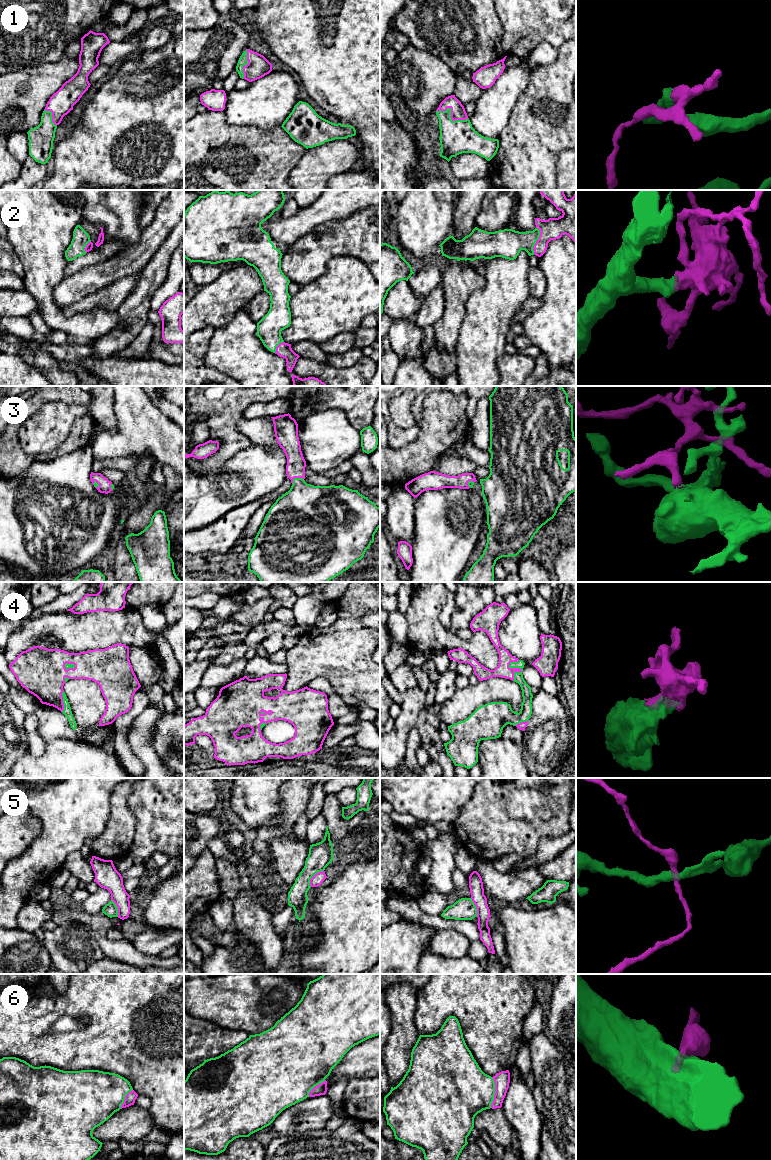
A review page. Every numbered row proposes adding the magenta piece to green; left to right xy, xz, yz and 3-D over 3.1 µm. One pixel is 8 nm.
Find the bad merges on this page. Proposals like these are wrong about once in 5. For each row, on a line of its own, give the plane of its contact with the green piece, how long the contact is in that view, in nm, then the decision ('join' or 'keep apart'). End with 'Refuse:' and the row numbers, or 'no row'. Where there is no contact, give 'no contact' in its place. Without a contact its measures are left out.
1: meets green in yz; contact 280 nm long; join
2: meets green in yz; contact 220 nm long; join
3: meets green in xz; contact 110 nm long; join
4: meets green in yz; contact 180 nm long; join
5: meets green in xz; contact 170 nm long; keep apart
6: meets green in yz; contact 240 nm long; join
Refuse: 5

